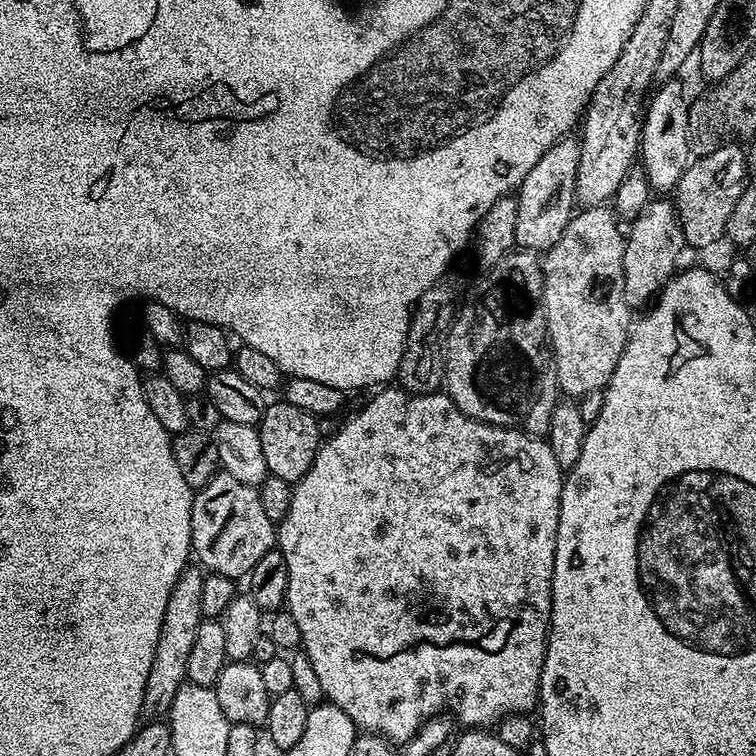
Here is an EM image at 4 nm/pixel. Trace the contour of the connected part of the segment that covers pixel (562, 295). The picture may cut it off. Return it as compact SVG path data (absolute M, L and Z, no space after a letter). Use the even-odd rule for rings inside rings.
M584 206L579 210L581 212L577 211L569 219L562 234L546 249L539 261L544 275L540 304L545 316L550 360L556 363L556 380L568 398L579 398L608 387L630 331L630 309L624 297L625 233L622 228L620 232L621 225L611 207Z

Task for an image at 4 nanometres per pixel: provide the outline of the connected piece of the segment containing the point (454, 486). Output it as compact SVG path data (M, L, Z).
M384 386L377 392L380 393L361 412L354 413L329 440L327 437L321 443L320 453L314 458L310 470L306 470L306 474L292 489L289 513L278 524L278 547L286 558L286 570L290 570L286 610L290 614L294 614L294 622L298 622L302 650L310 658L310 662L314 662L314 674L318 674L318 682L322 682L324 700L338 706L338 710L343 710L356 723L356 727L361 733L383 736L385 740L396 746L407 744L425 722L432 719L433 716L441 714L451 714L457 725L468 724L464 726L484 730L489 726L499 724L504 716L531 713L537 707L540 699L544 652L548 649L548 625L552 622L552 575L554 574L556 539L558 538L558 522L560 521L560 499L564 489L565 473L557 459L554 458L554 453L548 445L547 439L529 436L527 432L516 426L500 428L496 424L487 424L481 420L470 418L466 414L462 414L462 410L458 410L456 403L443 391L437 390L432 393L412 395L399 386Z

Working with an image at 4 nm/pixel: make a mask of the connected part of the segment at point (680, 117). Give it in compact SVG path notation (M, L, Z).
M680 78L663 81L659 87L651 93L642 117L638 164L646 174L649 189L656 194L668 194L675 189L690 163L690 155L688 156L690 100L689 97L684 97L684 84Z

